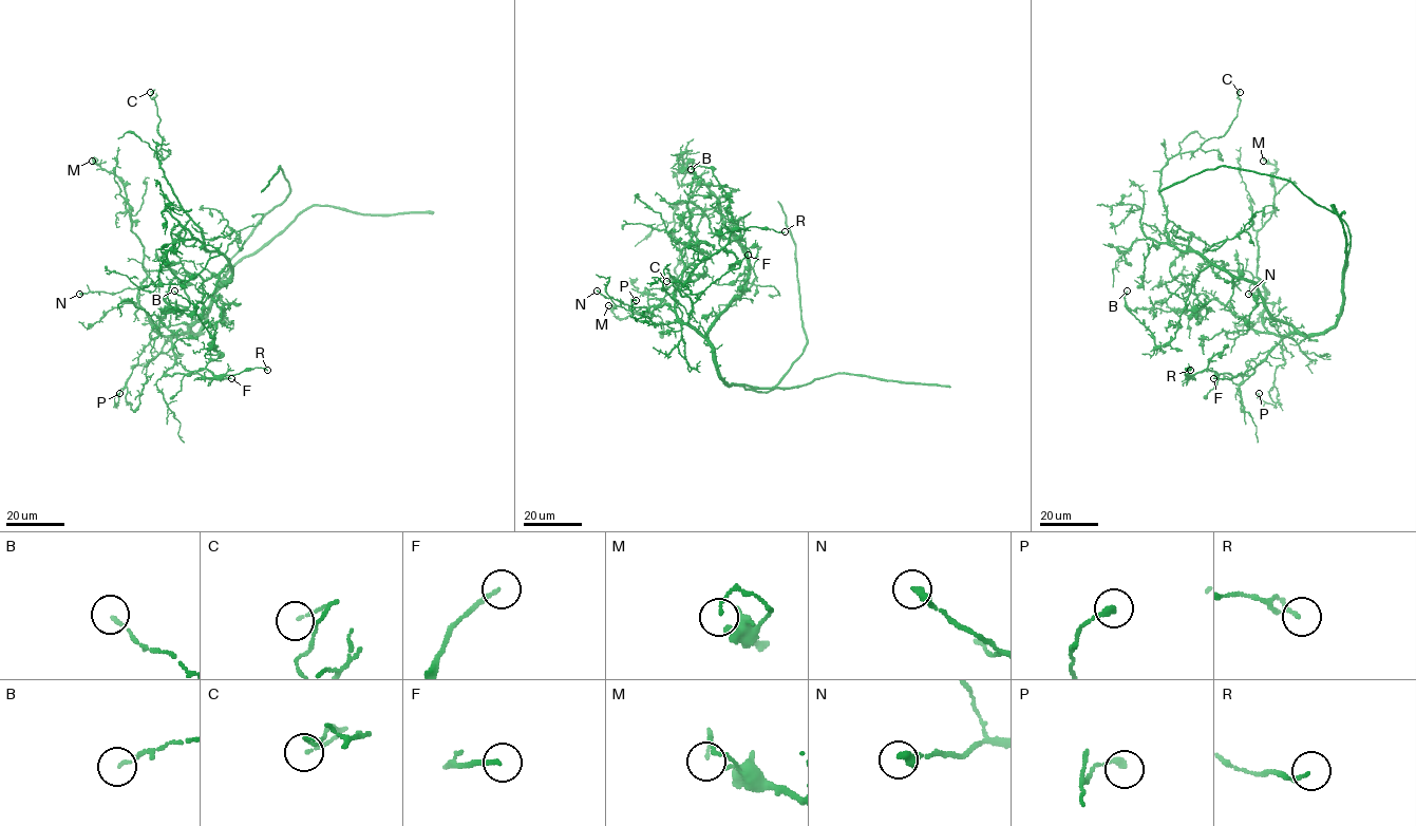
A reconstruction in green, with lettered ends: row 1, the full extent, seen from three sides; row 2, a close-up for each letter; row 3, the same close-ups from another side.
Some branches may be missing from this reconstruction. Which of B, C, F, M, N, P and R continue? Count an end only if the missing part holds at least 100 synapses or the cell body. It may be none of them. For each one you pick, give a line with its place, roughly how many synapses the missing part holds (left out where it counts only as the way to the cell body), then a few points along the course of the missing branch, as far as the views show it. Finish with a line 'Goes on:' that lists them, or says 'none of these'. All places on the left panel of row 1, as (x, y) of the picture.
Goes on: none of these

